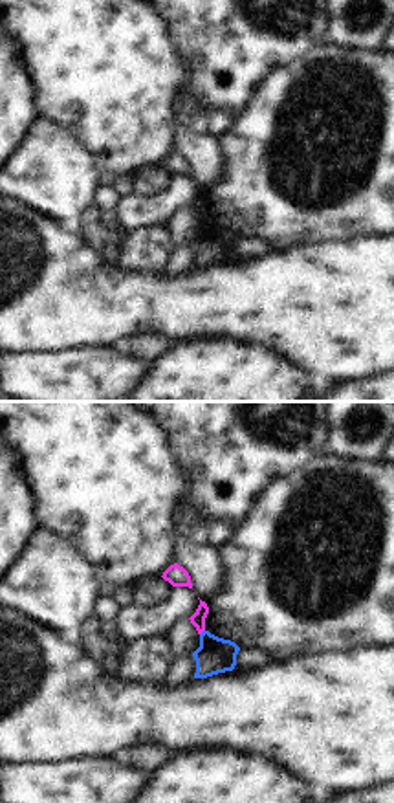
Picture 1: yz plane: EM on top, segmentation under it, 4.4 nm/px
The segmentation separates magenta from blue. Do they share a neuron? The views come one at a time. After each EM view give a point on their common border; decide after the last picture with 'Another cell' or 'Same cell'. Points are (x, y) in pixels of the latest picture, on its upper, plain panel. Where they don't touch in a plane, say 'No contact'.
Touches magenta at (202, 220)

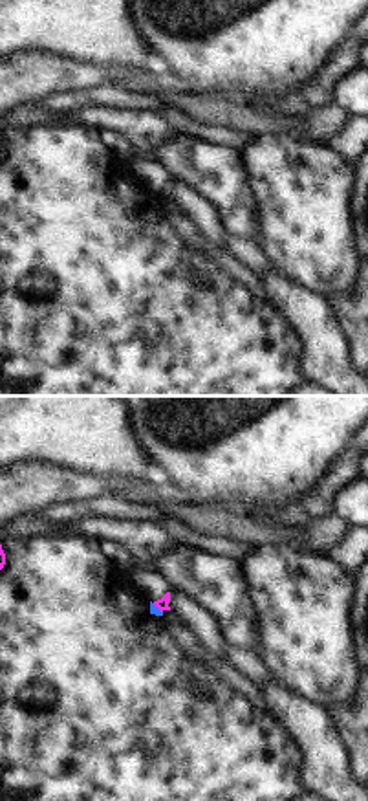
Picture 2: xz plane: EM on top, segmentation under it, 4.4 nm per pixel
Touches magenta at (158, 197)

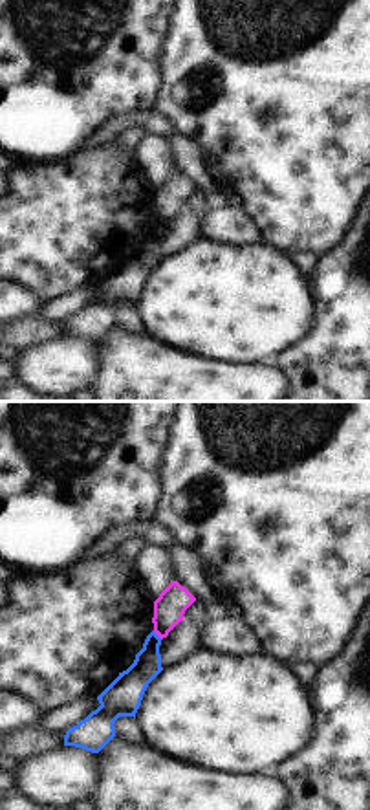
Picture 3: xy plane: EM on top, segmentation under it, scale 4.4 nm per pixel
Touches magenta at (158, 224)

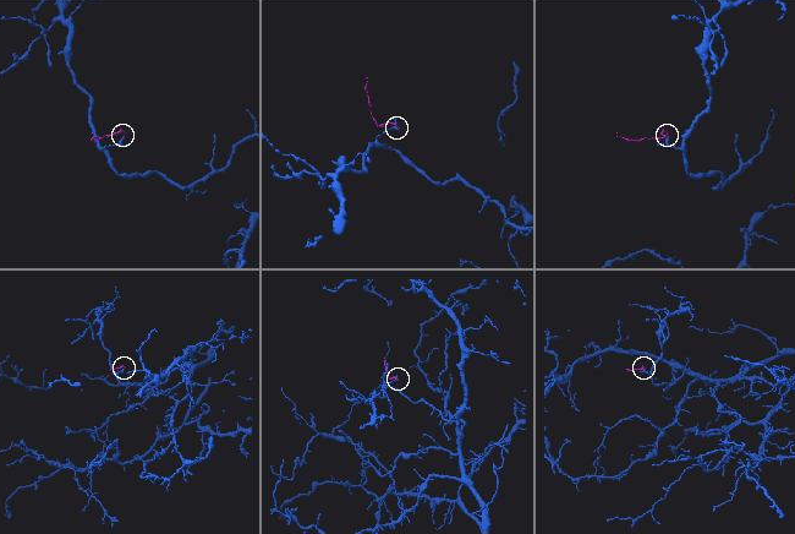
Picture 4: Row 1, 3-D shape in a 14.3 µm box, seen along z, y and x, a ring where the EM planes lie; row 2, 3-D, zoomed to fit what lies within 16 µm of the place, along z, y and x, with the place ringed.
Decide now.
Another cell

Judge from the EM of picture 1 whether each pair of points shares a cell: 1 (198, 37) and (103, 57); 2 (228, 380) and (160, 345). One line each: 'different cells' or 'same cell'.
1: different cells
2: different cells

